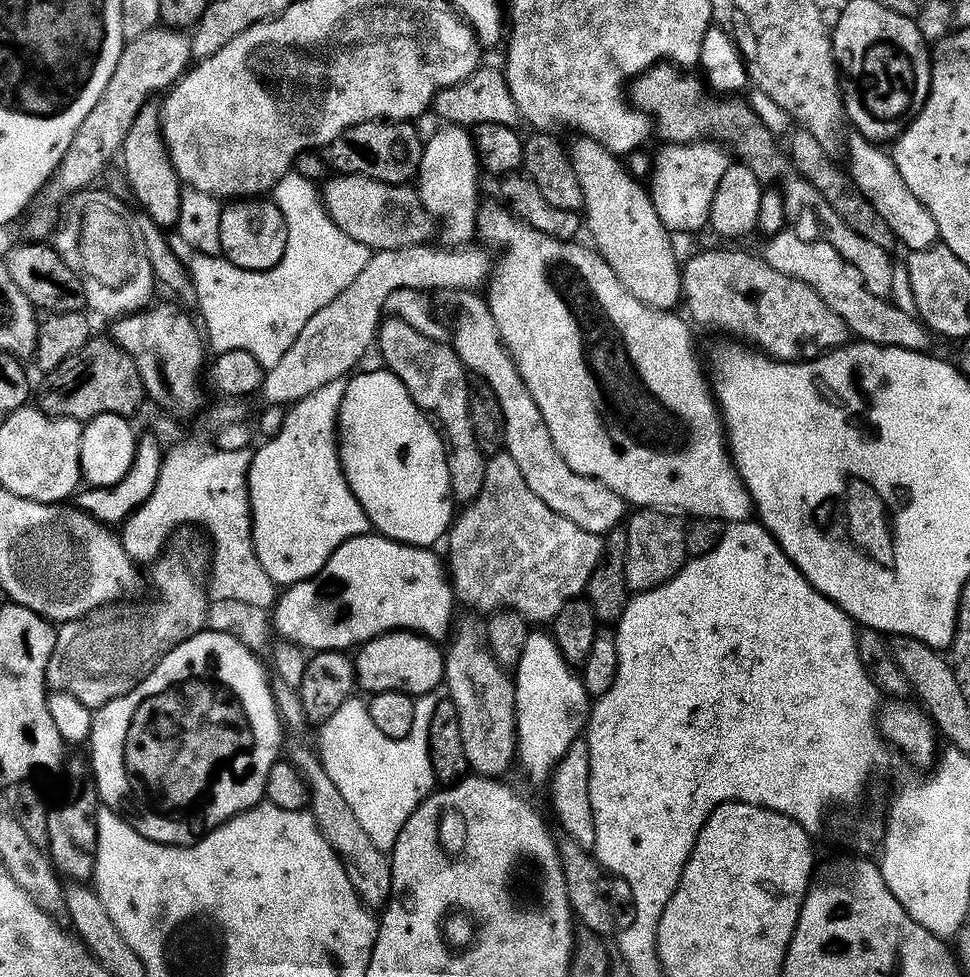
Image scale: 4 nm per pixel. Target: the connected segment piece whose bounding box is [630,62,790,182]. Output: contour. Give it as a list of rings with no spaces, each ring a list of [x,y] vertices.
[[[661,62],[631,81],[631,103],[654,118],[654,128],[660,131],[661,141],[670,144],[692,144],[707,139],[723,142],[733,153],[736,151],[740,155],[737,157],[754,170],[762,182],[776,180],[790,172],[789,157],[783,151],[780,153],[777,137],[755,116],[747,99],[717,98],[706,91],[699,75],[687,76],[684,72],[687,71]]]

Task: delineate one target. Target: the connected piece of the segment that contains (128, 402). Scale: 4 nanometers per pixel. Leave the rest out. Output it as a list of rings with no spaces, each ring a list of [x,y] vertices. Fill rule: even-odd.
[[[89,338],[82,350],[70,354],[70,358],[66,358],[66,362],[54,370],[43,373],[42,379],[44,381],[40,389],[34,392],[34,404],[49,418],[65,416],[68,420],[79,422],[93,420],[98,414],[118,414],[132,418],[139,410],[140,403],[146,400],[138,366],[134,366],[130,354],[122,351],[111,338]]]

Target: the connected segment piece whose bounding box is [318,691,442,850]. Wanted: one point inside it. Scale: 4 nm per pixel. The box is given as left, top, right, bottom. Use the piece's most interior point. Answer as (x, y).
(384, 779)

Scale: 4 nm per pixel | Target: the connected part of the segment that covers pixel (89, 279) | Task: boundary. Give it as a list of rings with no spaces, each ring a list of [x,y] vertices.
[[[89,186],[67,203],[68,213],[62,216],[64,228],[62,224],[54,232],[54,249],[80,279],[85,305],[107,318],[128,316],[147,308],[153,303],[158,281],[141,241],[136,241],[123,202],[114,193],[103,192],[100,186]]]

